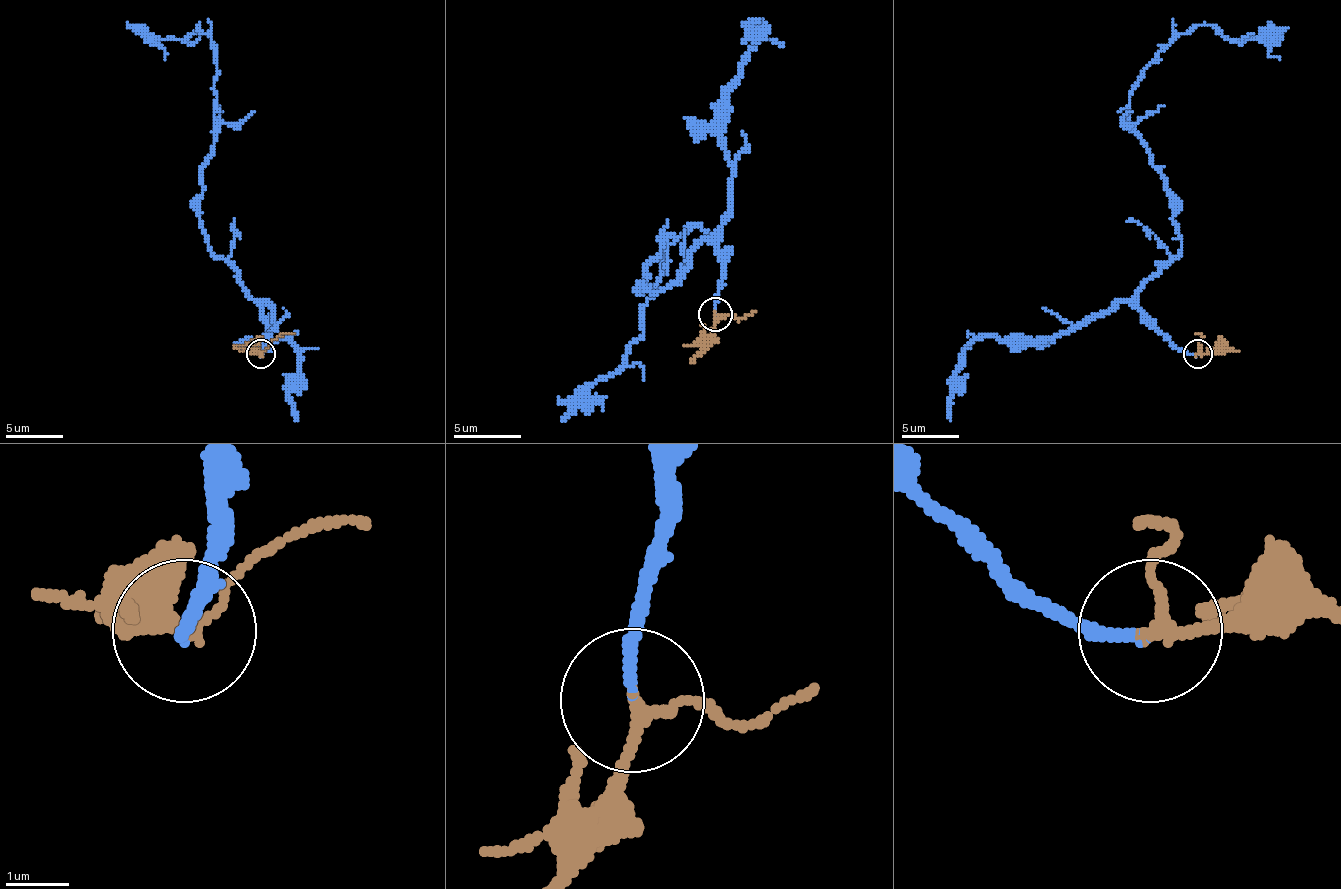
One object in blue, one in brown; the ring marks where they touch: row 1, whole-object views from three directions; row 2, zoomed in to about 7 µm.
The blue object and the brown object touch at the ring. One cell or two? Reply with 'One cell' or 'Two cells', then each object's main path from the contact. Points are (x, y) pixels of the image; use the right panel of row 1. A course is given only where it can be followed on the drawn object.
One cell. Course of blue: (1198, 354), (1135, 296), (1181, 244), (1129, 91), (1198, 25), (1227, 39), (1288, 27). Course of brown: (1198, 354), (1239, 351)

